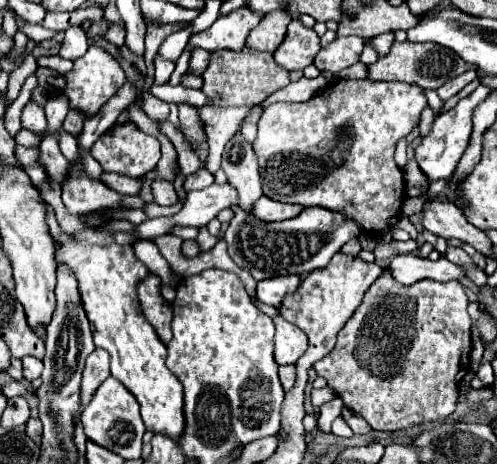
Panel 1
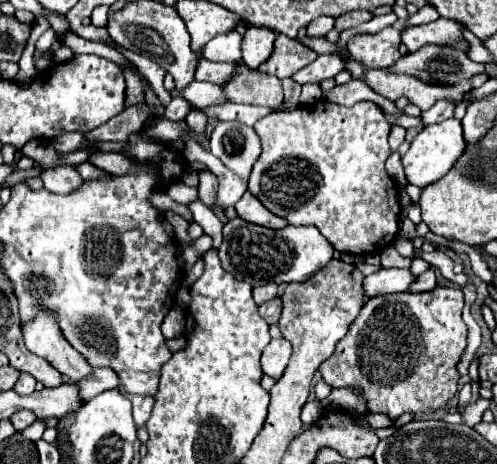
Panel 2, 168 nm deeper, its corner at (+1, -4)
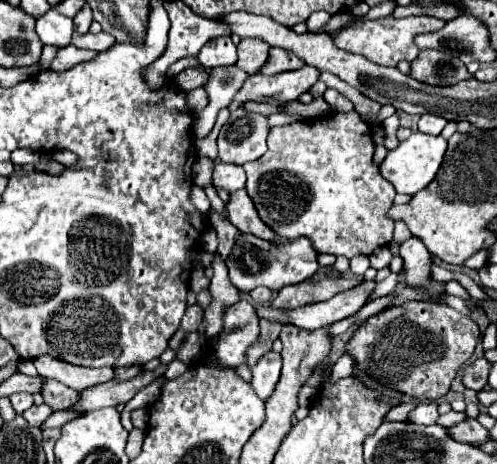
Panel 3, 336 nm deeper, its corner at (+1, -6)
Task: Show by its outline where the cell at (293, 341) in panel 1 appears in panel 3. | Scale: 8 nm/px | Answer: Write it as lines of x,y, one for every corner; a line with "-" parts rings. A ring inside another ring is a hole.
268,351
264,357
258,359
256,367
252,369
252,387
258,393
260,399
266,399
272,391
274,385
280,379
280,369
282,369
282,355
276,351

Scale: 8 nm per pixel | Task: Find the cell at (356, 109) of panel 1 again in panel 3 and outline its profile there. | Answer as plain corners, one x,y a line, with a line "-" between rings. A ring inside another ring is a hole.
356,111
294,121
282,127
272,127
268,133
268,151
260,159
244,165
248,175
246,191
256,205
260,219
266,221
266,225
280,237
296,239
306,235
314,241
316,251
344,255
348,259
356,255
370,255
374,249
392,241
394,221
388,219
388,211
396,197
396,189
380,175
372,157
374,141
370,125

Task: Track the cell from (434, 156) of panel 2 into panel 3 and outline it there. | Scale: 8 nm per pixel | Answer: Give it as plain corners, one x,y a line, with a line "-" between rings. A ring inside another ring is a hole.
416,131
406,141
402,141
394,151
388,153
384,163
380,165
380,173
384,175
386,181
394,185
398,193
414,195
416,191
424,189
436,177
446,149
448,149
448,141
442,135
426,135
426,133

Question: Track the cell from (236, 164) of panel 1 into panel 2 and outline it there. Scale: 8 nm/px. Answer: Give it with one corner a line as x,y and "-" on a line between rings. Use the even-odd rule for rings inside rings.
240,121
216,123
210,139
212,153
238,177
248,179
254,161
260,155
260,139
252,127

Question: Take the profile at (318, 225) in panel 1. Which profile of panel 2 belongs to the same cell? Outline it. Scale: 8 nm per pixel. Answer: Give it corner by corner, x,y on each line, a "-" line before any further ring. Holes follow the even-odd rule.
236,217
224,225
224,241
218,255
220,255
222,267
228,273
256,287
266,283
280,285
280,283
292,283
292,281
306,281
332,259
332,253
334,253
334,247
312,225
308,227
288,225
284,229
274,231
260,225
252,225

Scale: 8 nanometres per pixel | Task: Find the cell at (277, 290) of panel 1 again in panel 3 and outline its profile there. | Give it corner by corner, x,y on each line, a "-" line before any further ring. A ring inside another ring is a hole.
256,287
254,291
250,291
250,297
256,305
262,305
262,303
268,303
272,299
272,291
268,287

